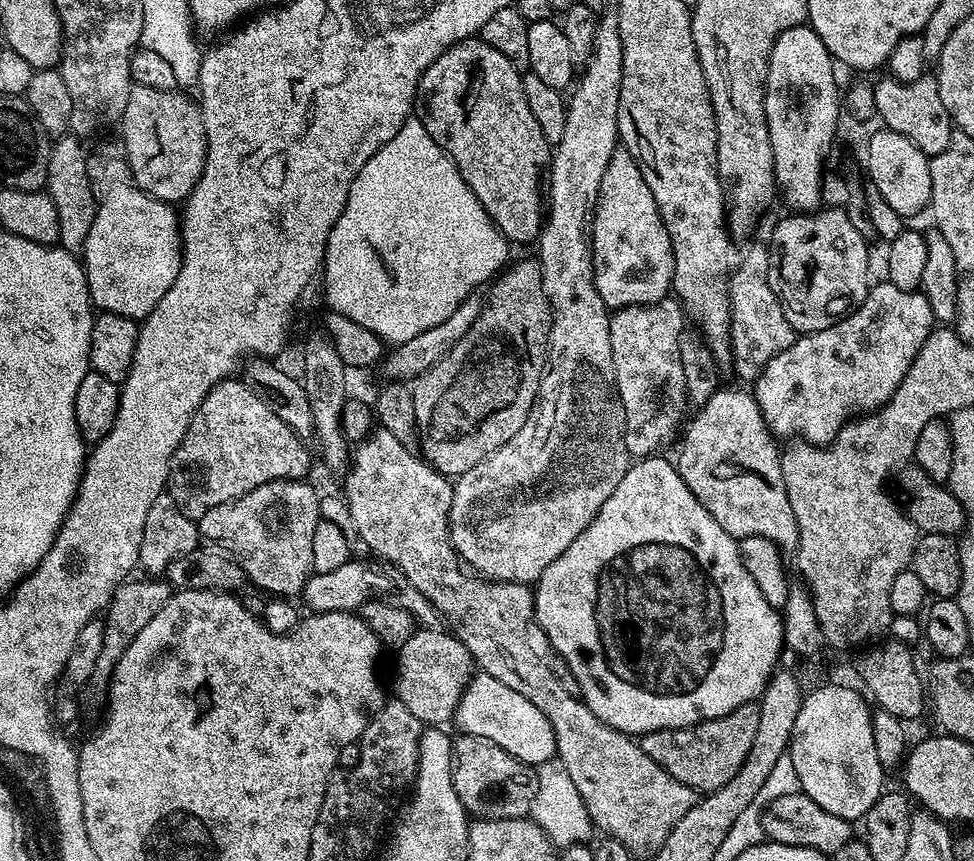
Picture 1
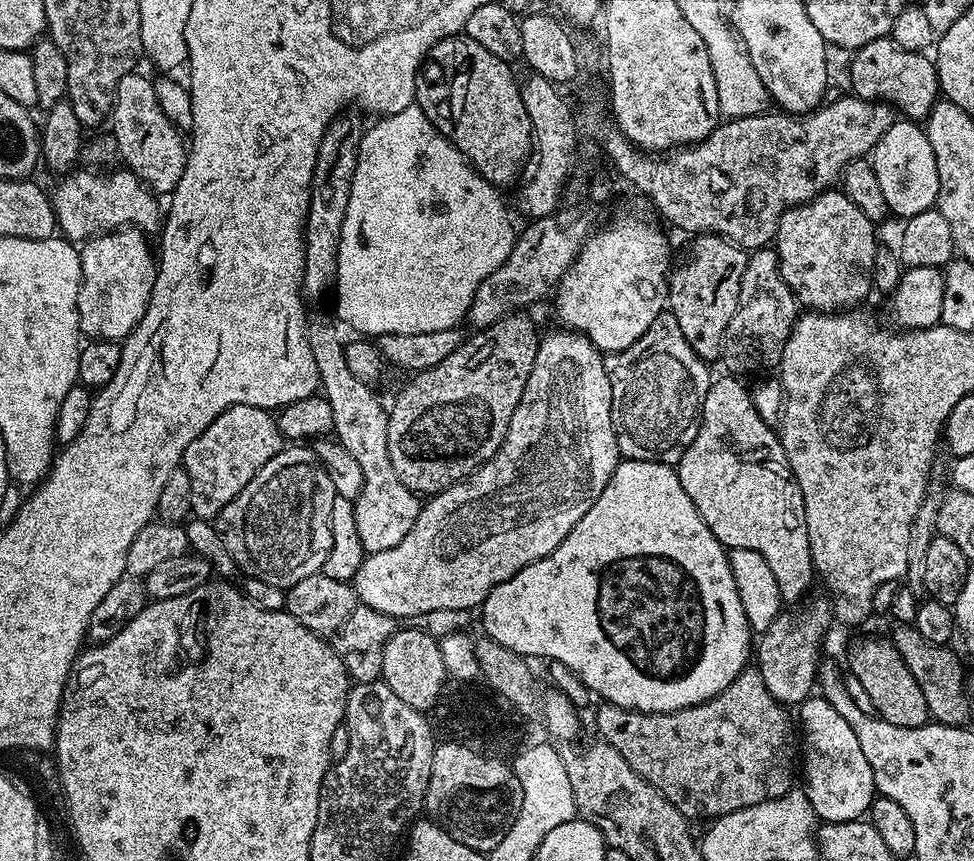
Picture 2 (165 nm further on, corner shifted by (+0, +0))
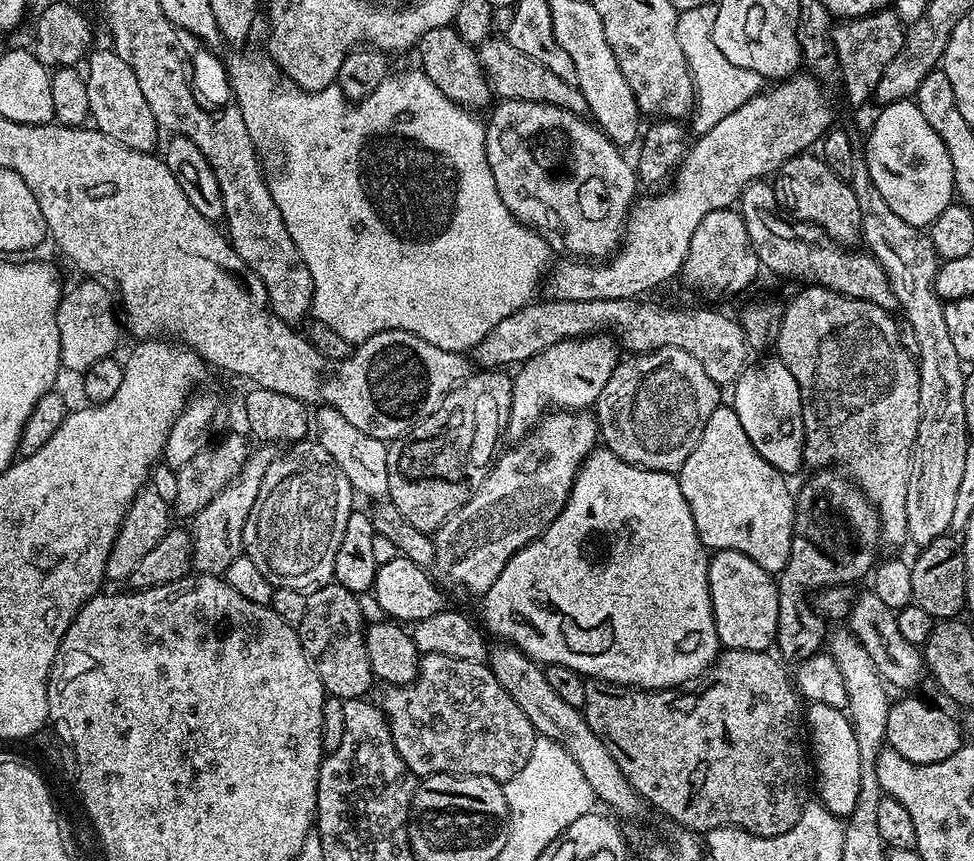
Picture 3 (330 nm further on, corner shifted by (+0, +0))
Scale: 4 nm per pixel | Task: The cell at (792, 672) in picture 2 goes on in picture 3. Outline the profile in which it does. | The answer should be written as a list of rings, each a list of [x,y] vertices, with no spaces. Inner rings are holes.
[[[816,470],[811,475],[794,496],[796,517],[790,558],[778,576],[778,630],[774,648],[785,661],[791,662],[810,658],[826,644],[826,621],[810,603],[810,593],[835,584],[851,585],[856,582],[852,580],[860,580],[864,575],[865,579],[877,563],[876,547],[882,544],[876,505],[851,480],[836,470]]]

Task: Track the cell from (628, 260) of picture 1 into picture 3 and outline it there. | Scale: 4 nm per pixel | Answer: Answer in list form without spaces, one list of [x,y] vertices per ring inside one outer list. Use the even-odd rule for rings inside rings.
[[[608,334],[563,340],[542,350],[542,354],[534,354],[534,358],[519,365],[517,372],[520,373],[515,373],[512,381],[512,405],[507,435],[512,435],[511,439],[516,442],[525,439],[545,415],[544,407],[547,404],[553,404],[556,407],[553,409],[556,410],[591,409],[602,394],[606,382],[610,382],[610,374],[614,374],[621,359],[621,349]]]

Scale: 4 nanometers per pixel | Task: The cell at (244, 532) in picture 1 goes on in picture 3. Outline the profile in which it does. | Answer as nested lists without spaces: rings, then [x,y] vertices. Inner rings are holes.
[[[296,446],[284,457],[273,459],[266,478],[258,490],[258,498],[250,510],[250,516],[244,520],[243,555],[250,559],[266,574],[273,589],[292,588],[295,592],[307,593],[321,588],[334,580],[334,554],[342,543],[342,530],[346,530],[346,518],[354,510],[354,493],[346,474],[334,462],[334,458],[324,448]]]

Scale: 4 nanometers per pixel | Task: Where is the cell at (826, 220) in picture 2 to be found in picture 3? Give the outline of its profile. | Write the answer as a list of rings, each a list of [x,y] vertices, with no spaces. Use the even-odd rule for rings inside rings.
[[[812,155],[792,156],[780,167],[774,180],[777,205],[791,219],[816,224],[822,230],[826,230],[826,234],[830,234],[832,240],[842,245],[859,245],[862,240],[860,232],[862,221],[854,190],[845,177],[834,174],[834,170],[826,166],[824,159],[819,155]]]

